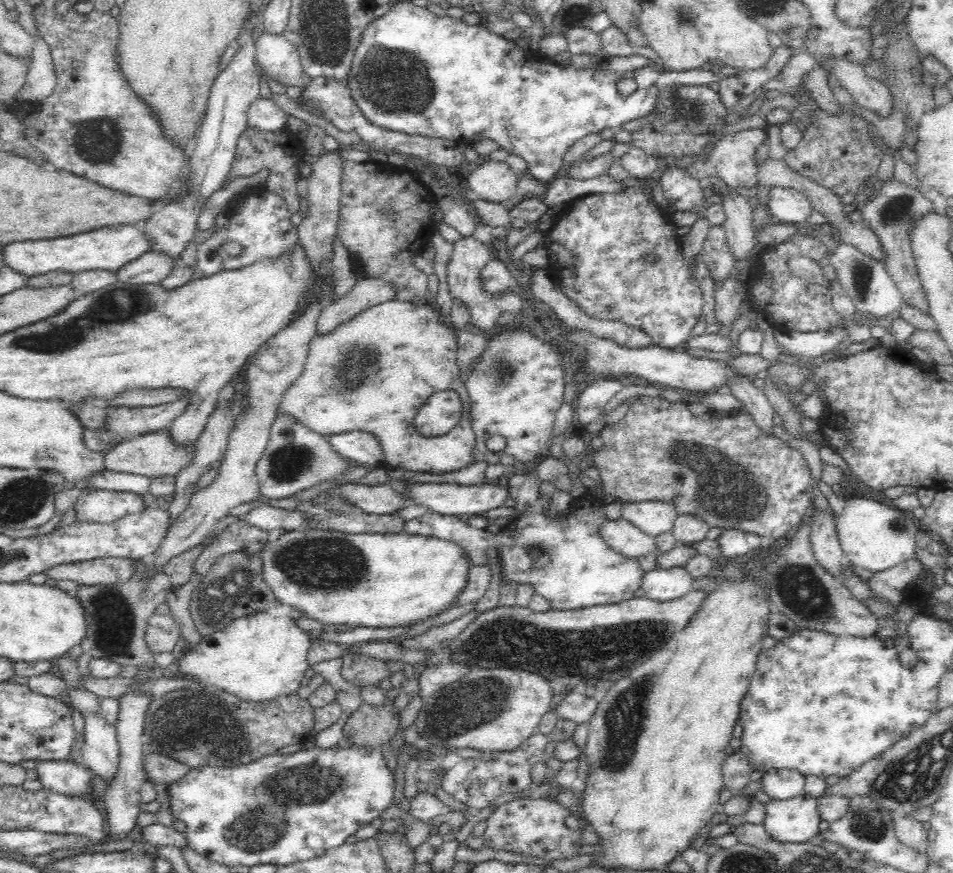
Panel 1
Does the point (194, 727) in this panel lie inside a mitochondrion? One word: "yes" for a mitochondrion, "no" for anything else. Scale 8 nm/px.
yes

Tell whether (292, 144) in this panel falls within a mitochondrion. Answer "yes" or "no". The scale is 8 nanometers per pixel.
no

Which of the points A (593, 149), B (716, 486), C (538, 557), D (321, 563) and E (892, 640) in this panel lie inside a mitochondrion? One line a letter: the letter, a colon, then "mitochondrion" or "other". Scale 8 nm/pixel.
A: other
B: mitochondrion
C: mitochondrion
D: mitochondrion
E: other

